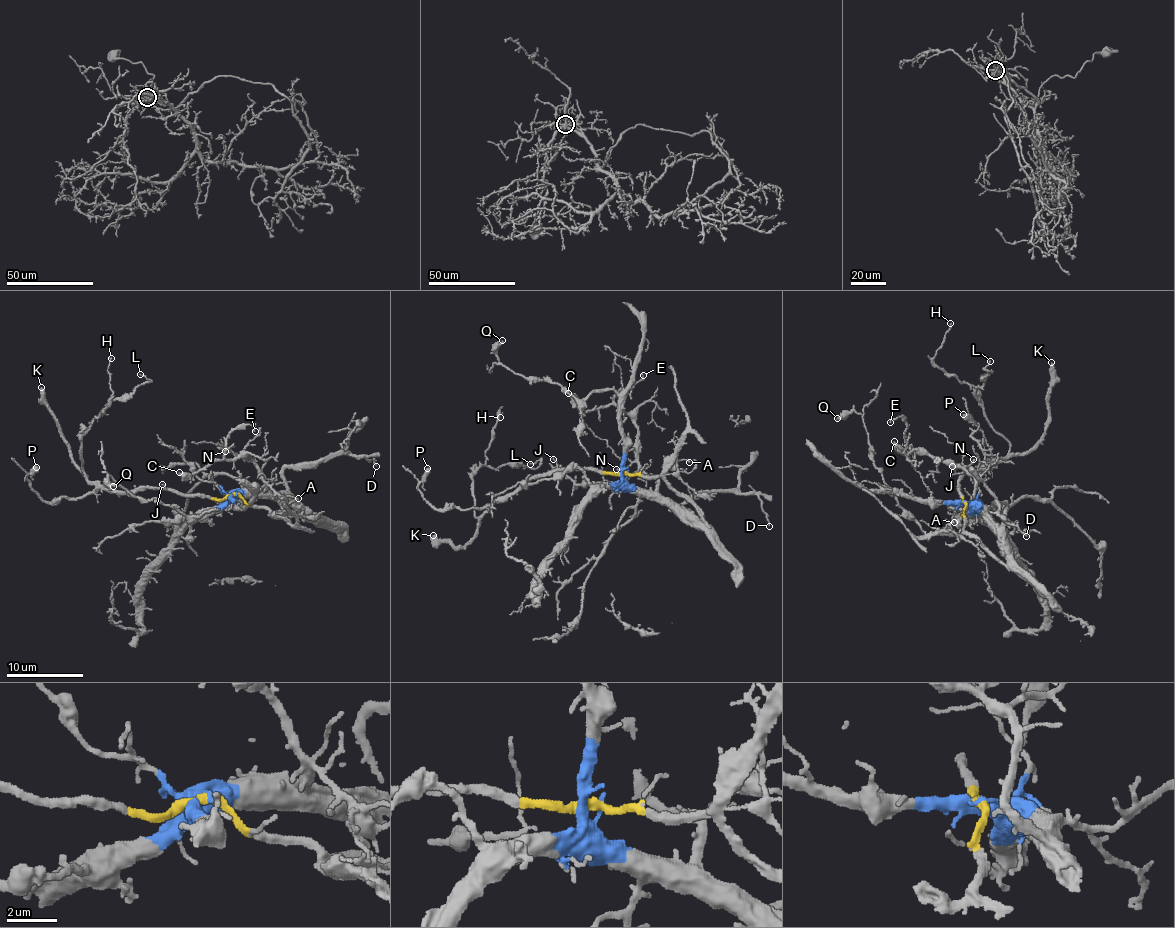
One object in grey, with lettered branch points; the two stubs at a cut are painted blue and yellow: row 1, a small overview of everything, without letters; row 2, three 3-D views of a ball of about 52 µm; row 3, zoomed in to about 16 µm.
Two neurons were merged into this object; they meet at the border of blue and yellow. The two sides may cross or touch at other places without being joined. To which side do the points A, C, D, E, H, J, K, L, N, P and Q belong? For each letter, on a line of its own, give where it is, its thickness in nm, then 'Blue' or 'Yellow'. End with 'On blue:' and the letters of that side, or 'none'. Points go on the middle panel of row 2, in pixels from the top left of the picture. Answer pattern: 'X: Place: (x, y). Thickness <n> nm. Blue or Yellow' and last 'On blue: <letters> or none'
A: Place: (689, 462). Thickness 130 nm. Blue
C: Place: (568, 393). Thickness 320 nm. Blue
D: Place: (769, 526). Thickness 110 nm. Blue
E: Place: (643, 375). Thickness 80 nm. Blue
H: Place: (500, 417). Thickness 120 nm. Yellow
J: Place: (553, 459). Thickness 110 nm. Yellow
K: Place: (433, 535). Thickness 400 nm. Yellow
L: Place: (530, 464). Thickness 130 nm. Yellow
N: Place: (616, 469). Thickness 120 nm. Blue
P: Place: (427, 468). Thickness 500 nm. Yellow
Q: Place: (502, 340). Thickness 190 nm. Blue
On blue: A, C, D, E, N, Q

